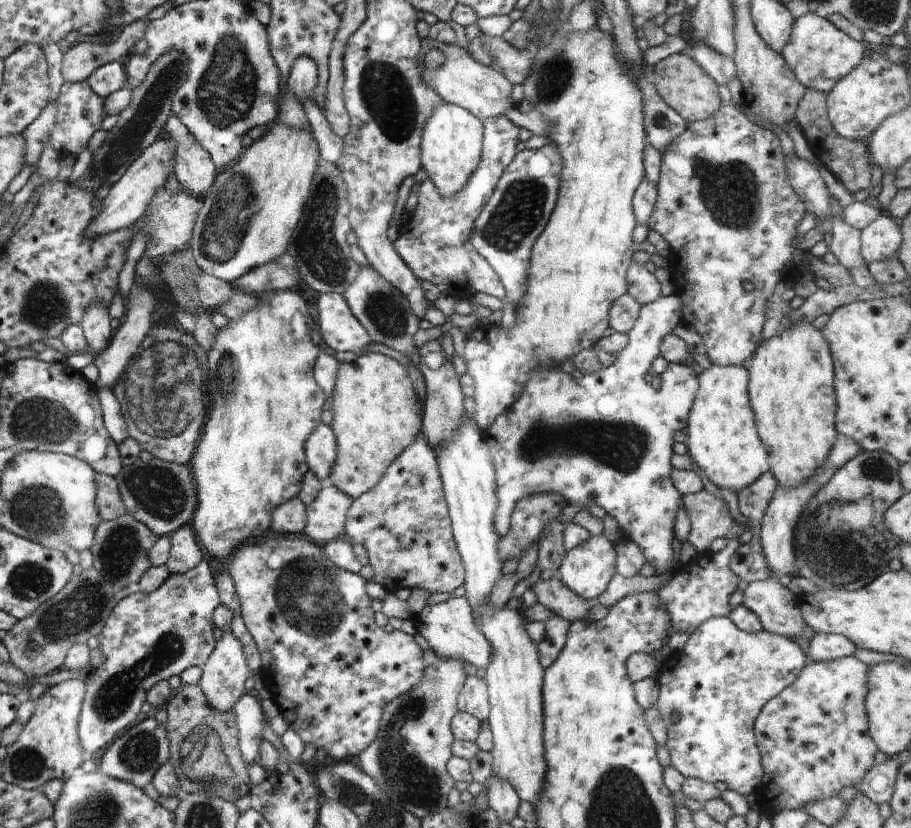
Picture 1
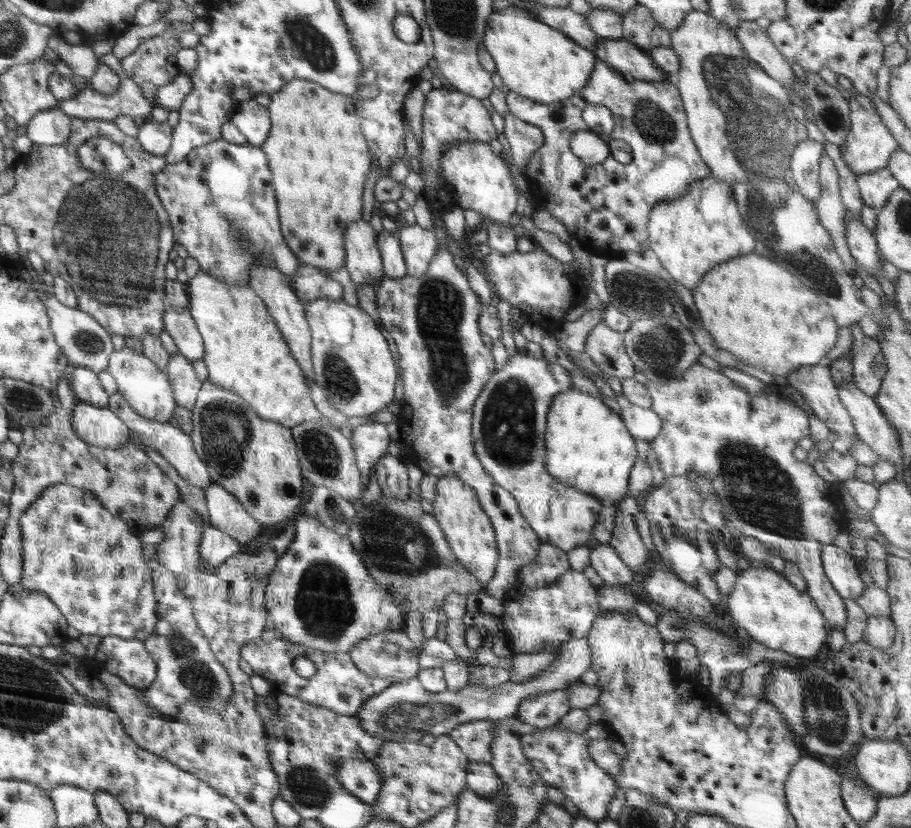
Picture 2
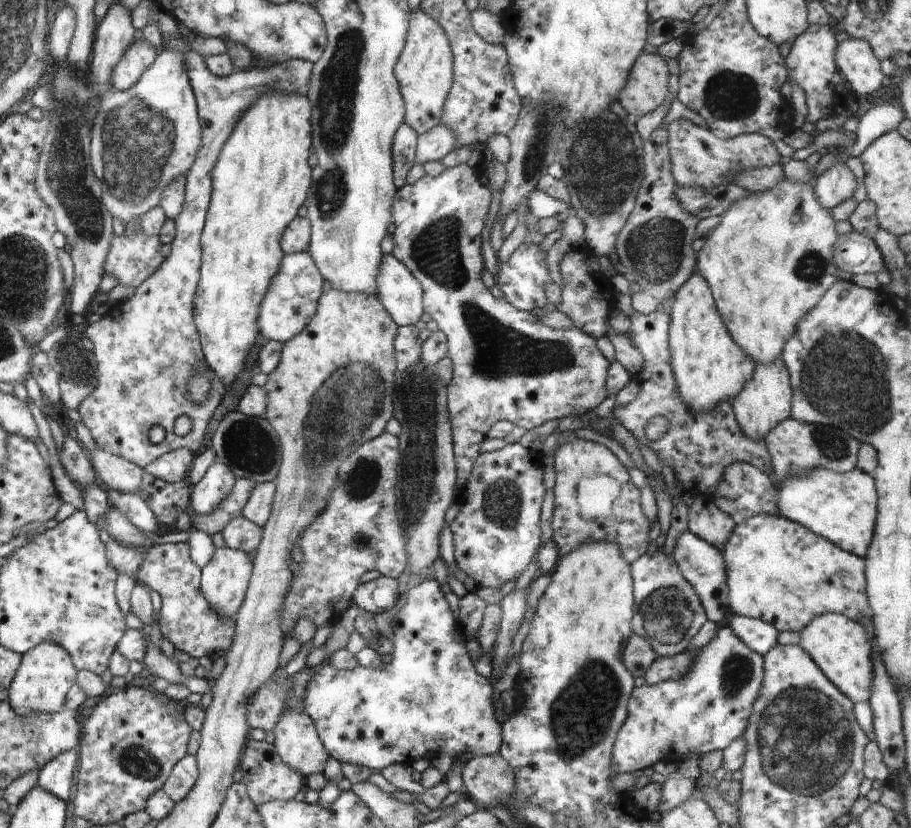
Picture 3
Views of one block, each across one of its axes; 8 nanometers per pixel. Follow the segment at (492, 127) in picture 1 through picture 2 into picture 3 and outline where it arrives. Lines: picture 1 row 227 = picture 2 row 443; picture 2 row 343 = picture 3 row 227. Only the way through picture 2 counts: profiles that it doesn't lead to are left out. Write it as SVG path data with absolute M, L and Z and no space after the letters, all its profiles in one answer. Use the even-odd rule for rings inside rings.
M466 164L453 166L446 169L436 177L425 175L414 184L406 184L402 188L397 189L396 196L394 197L394 204L392 204L392 220L396 229L393 233L394 249L392 254L397 258L408 270L410 274L420 282L422 292L424 292L423 304L424 312L430 316L438 325L438 328L447 336L448 344L448 358L452 360L453 378L452 382L447 386L447 411L450 417L450 426L452 427L452 442L453 453L457 468L457 490L461 490L466 486L468 477L474 468L474 461L480 454L480 443L483 442L488 434L488 430L496 424L499 420L506 420L510 424L522 426L526 430L542 426L542 424L556 420L556 418L564 418L566 416L573 417L576 415L584 415L596 406L601 404L608 396L606 390L606 377L609 372L609 362L604 358L600 349L596 347L596 339L592 338L589 334L582 332L577 328L570 328L570 330L562 330L550 328L546 324L540 324L538 318L529 312L518 310L512 306L505 298L496 298L492 295L489 288L482 280L482 272L484 272L484 260L482 260L482 230L485 222L488 219L488 212L490 207L490 194L491 188L480 179L475 170L471 169Z

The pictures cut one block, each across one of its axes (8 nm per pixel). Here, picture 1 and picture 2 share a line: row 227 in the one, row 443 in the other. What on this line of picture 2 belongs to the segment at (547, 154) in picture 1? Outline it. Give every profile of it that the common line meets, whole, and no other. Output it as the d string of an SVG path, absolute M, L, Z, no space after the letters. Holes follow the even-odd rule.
M518 353L510 357L506 365L497 370L483 387L473 407L472 422L474 450L484 470L517 501L518 511L538 534L541 544L554 545L566 552L578 546L591 544L592 530L599 522L599 512L607 505L590 494L566 486L546 472L544 440L547 430L547 411L554 397L572 389L570 374L564 368L548 363L545 359L536 360L527 354Z

